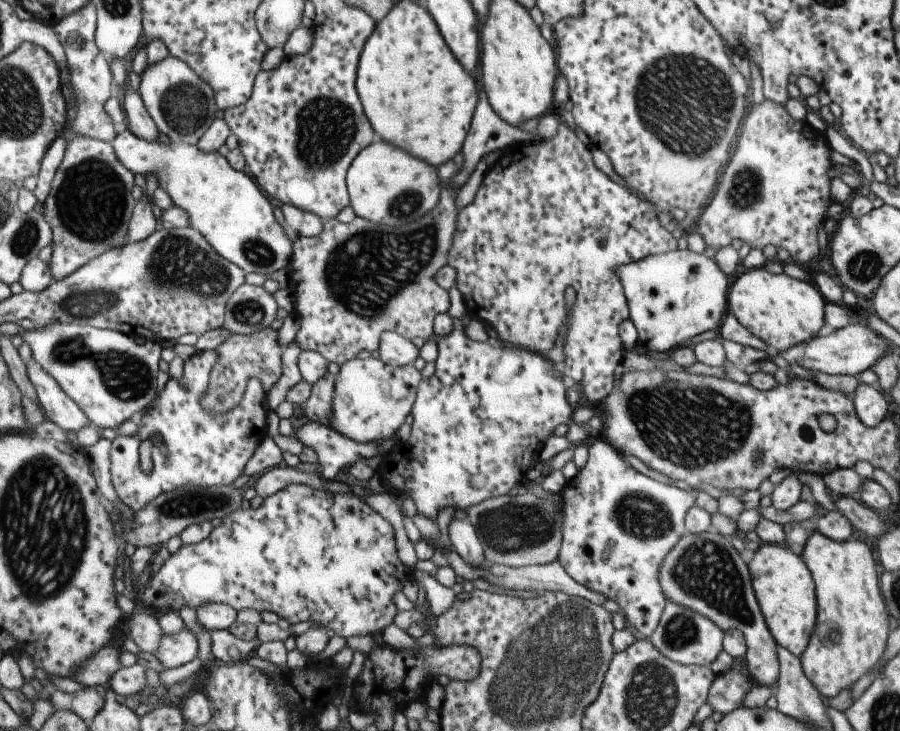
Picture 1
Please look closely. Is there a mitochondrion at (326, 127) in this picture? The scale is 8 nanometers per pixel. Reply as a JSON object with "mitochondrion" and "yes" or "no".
{"mitochondrion":"yes"}

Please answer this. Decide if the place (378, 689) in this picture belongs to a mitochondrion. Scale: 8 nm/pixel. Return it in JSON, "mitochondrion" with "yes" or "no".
{"mitochondrion":"no"}

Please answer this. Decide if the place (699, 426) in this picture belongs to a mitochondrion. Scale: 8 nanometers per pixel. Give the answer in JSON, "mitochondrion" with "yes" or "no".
{"mitochondrion":"yes"}

